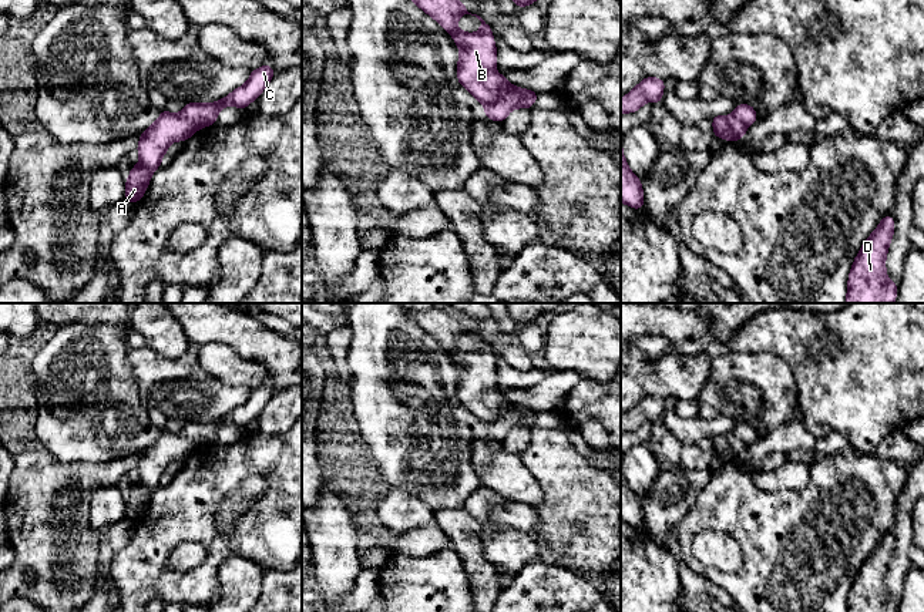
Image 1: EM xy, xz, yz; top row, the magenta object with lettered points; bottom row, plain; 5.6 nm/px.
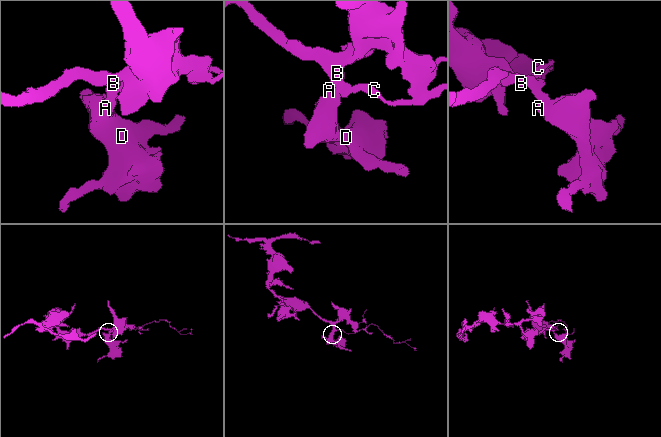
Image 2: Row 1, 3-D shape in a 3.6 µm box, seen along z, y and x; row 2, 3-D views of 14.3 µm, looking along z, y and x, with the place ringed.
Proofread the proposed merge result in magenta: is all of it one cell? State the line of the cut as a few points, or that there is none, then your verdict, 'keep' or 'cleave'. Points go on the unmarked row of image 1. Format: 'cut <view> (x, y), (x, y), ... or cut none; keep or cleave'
cut xz (516, 406), (501, 419), (486, 426); cleave

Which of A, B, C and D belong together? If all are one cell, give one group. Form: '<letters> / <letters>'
A B D / C

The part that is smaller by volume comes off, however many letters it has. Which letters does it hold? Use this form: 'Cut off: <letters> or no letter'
Cut off: C

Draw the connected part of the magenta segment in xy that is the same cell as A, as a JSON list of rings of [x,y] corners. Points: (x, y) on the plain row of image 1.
[[[161,428],[159,437],[140,454],[137,465],[140,482],[131,487],[125,502],[125,519],[135,522],[145,512],[149,498],[161,477],[167,473],[168,464],[175,460],[187,460],[198,450],[189,438]]]

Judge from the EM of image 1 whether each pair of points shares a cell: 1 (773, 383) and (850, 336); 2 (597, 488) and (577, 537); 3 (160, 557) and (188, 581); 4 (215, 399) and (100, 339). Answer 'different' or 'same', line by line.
1: different
2: same
3: same
4: different

